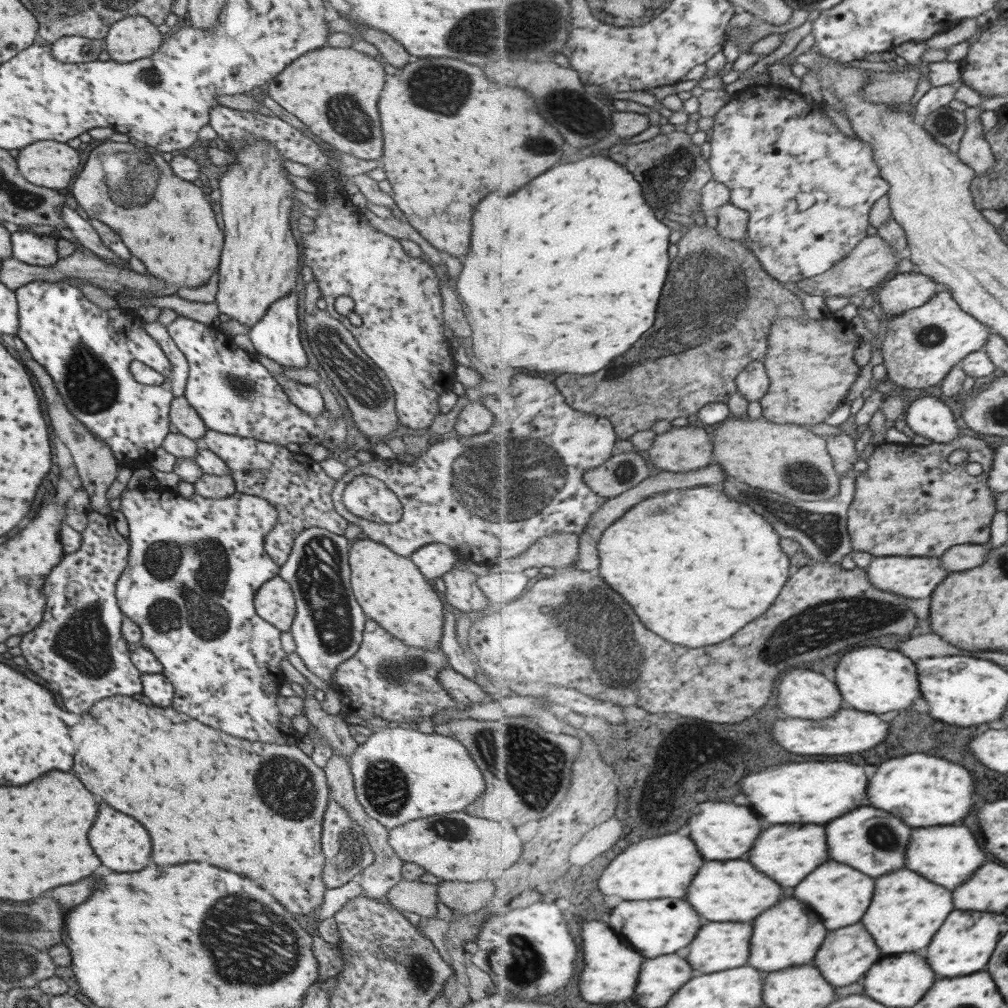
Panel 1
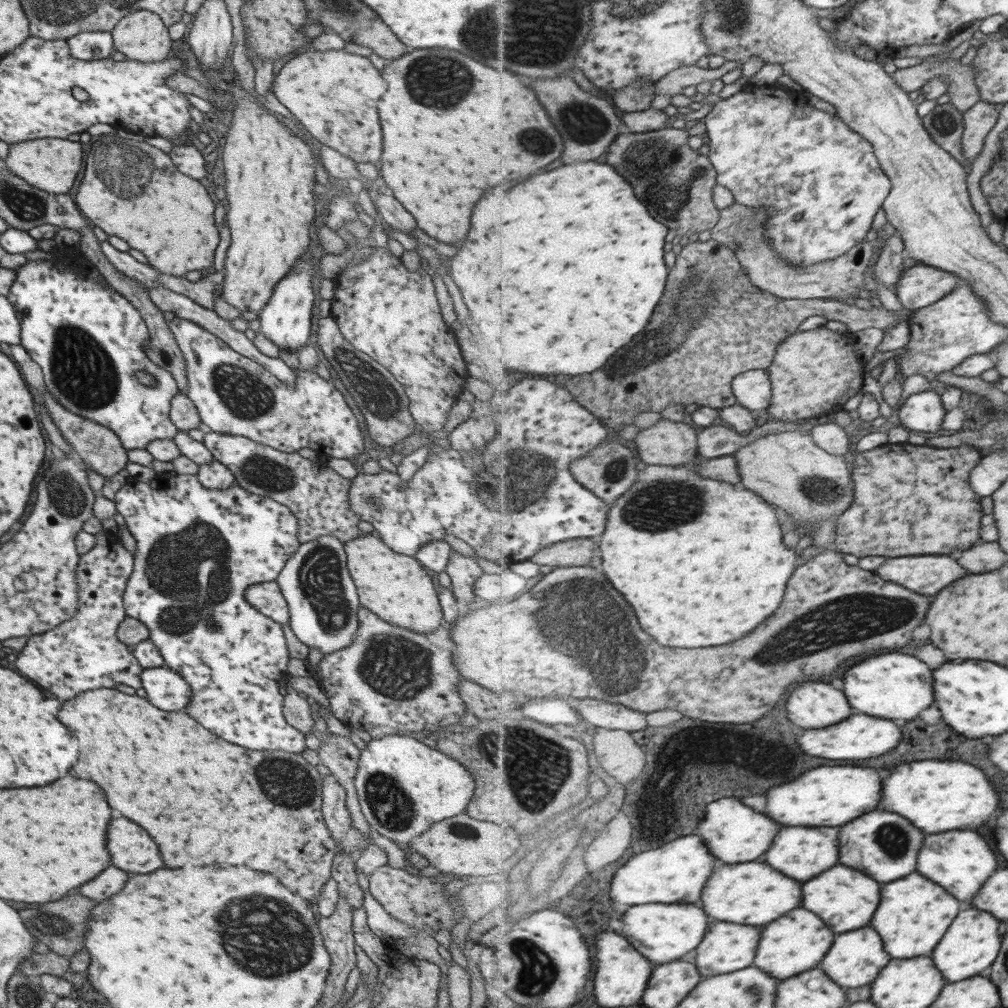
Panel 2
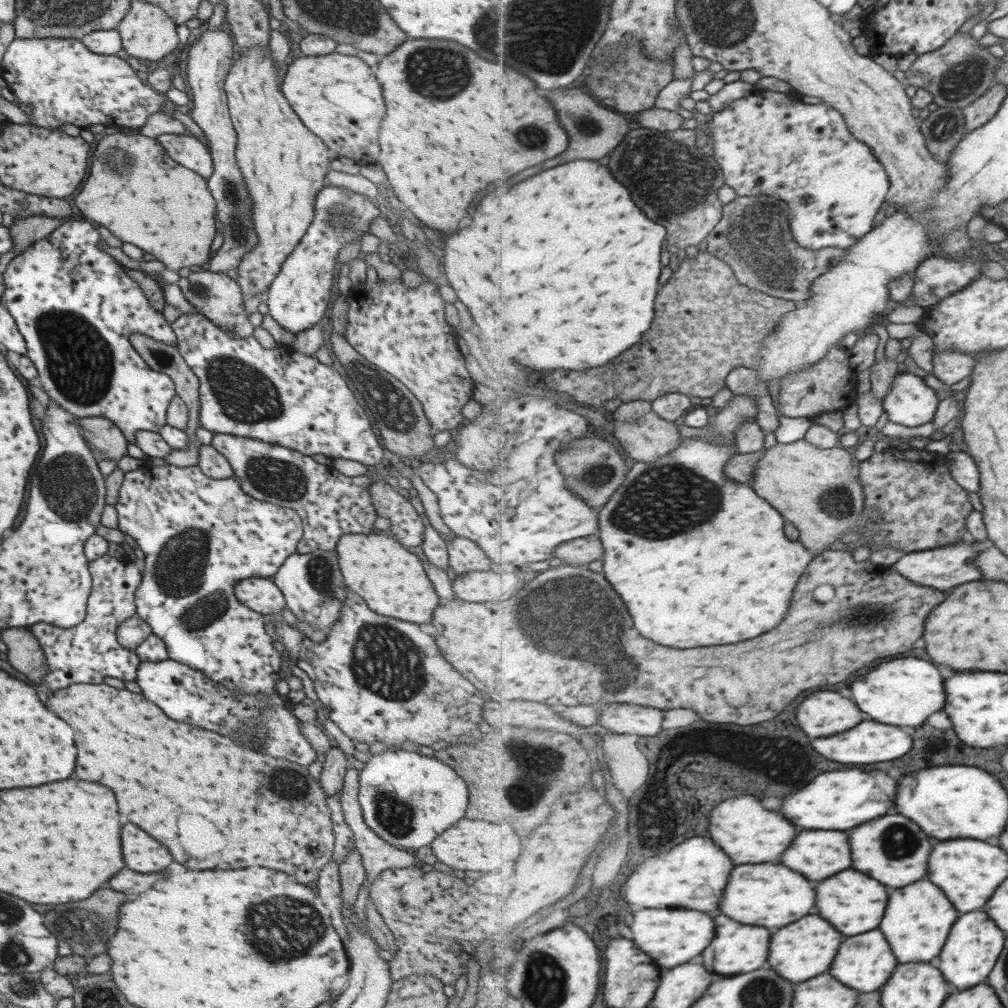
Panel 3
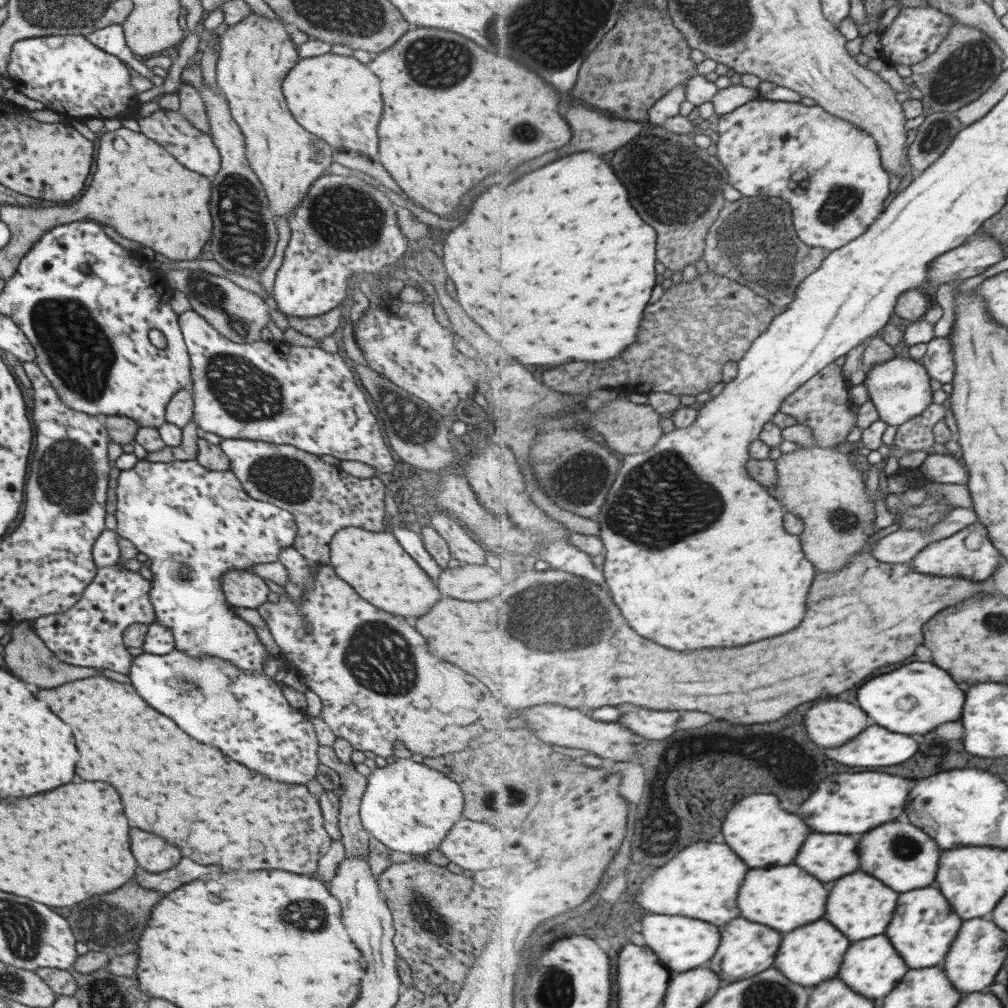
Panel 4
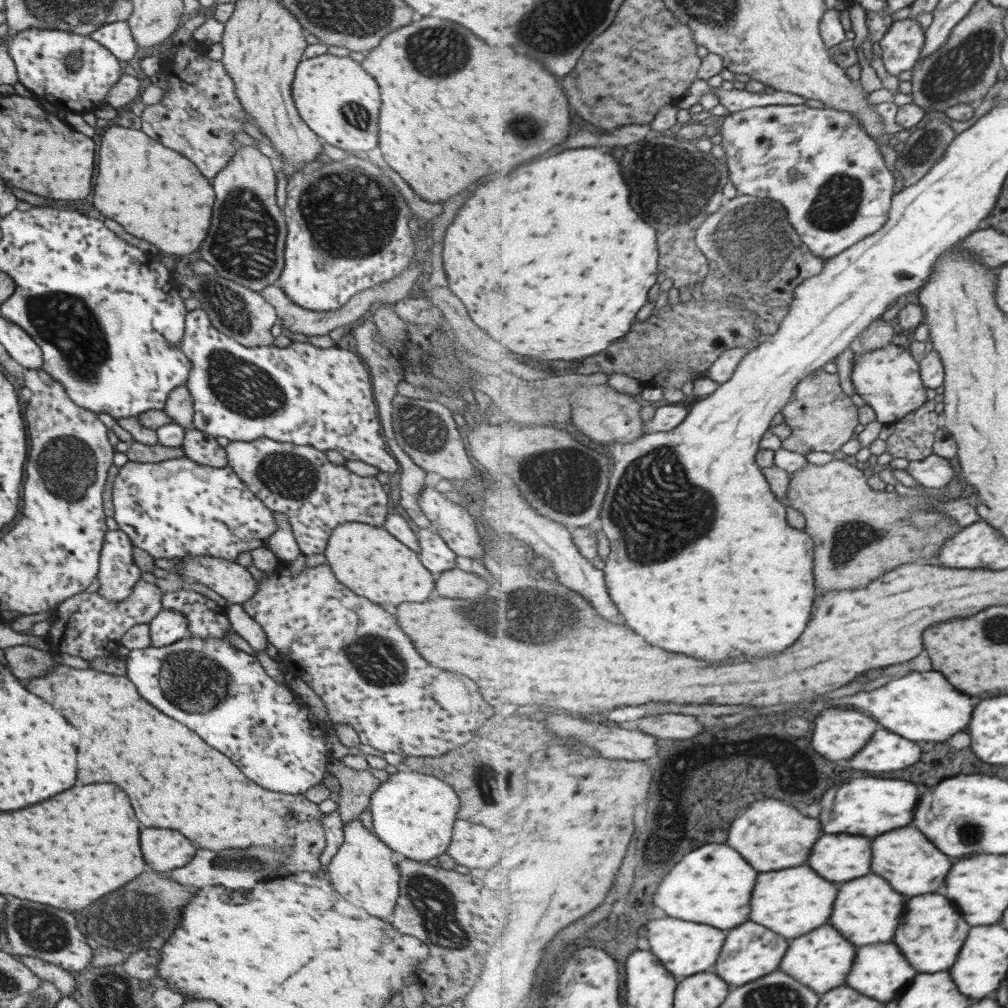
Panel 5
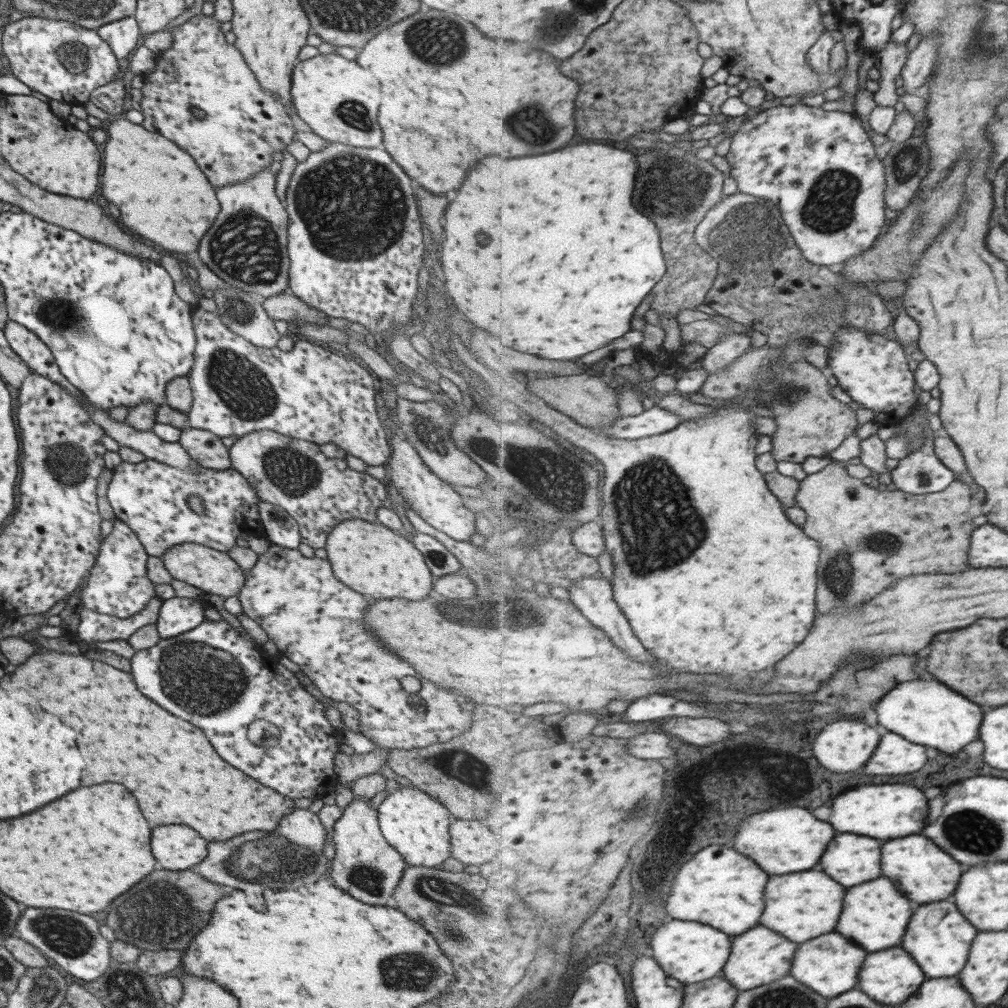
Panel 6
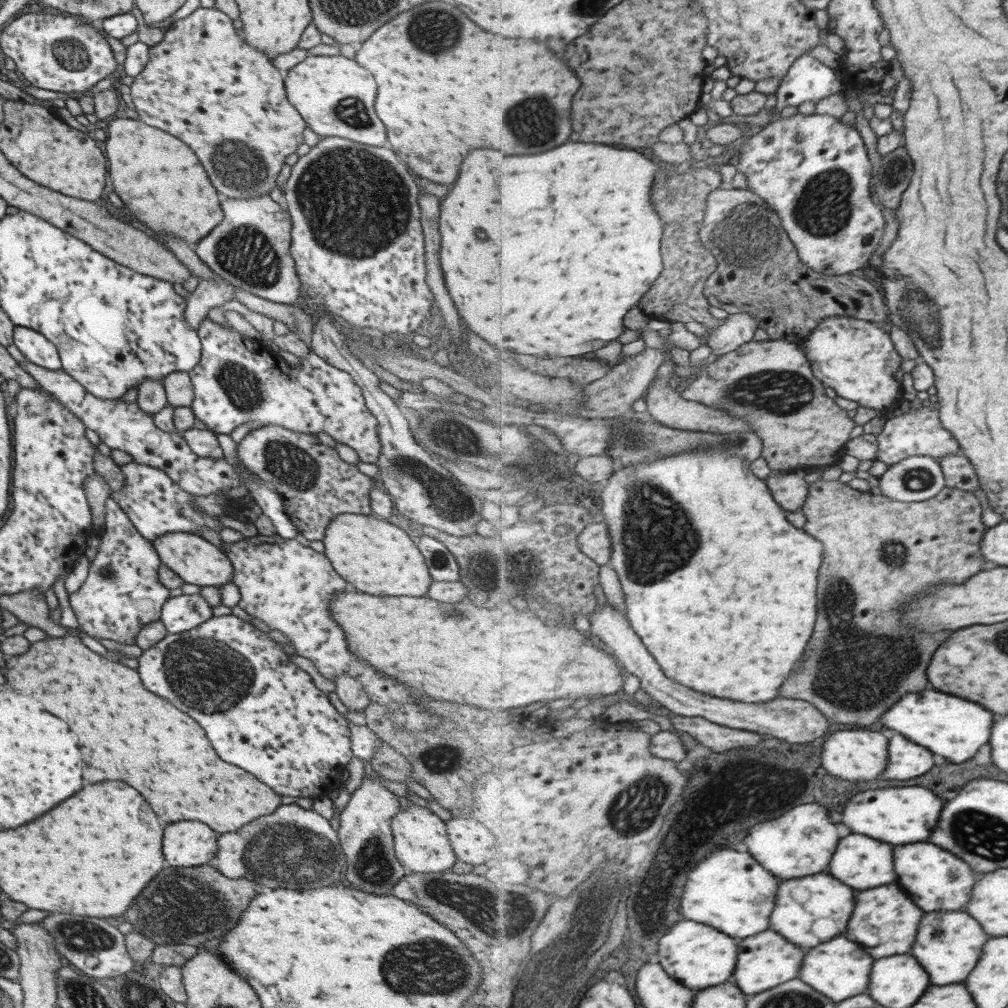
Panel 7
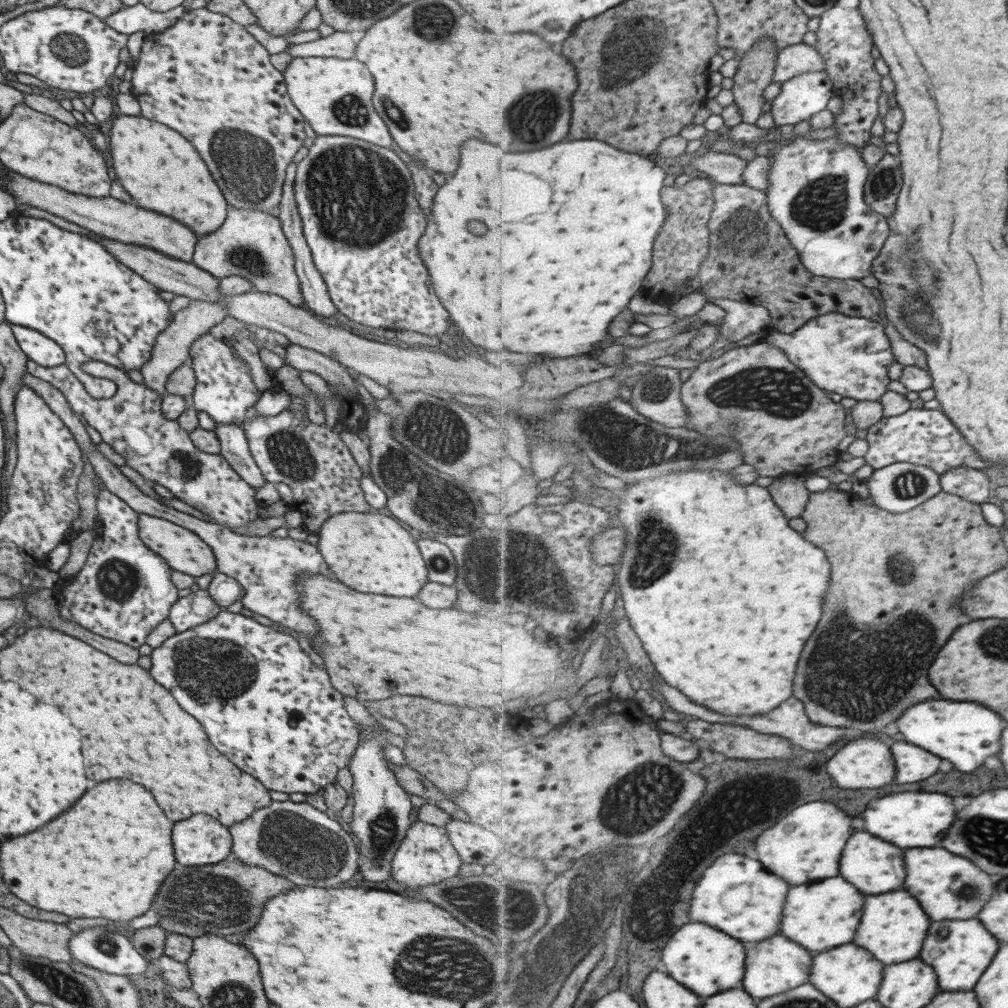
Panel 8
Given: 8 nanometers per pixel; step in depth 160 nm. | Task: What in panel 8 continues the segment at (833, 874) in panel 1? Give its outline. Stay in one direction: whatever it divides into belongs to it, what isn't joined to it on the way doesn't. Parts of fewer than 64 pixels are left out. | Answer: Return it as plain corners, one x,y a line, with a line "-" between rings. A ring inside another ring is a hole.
889,892
879,896
867,896
861,930
857,932
855,944
875,952
877,958
881,958
881,962
885,964
907,962
907,960
919,958
929,928
931,928
929,916
921,908
919,900
913,898
909,892

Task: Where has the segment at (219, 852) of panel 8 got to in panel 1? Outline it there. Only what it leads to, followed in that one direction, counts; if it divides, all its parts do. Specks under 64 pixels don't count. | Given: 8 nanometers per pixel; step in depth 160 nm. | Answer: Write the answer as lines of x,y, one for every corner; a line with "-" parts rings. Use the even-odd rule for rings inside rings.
99,804
99,812
97,818
87,834
89,844
95,852
95,856
101,860
103,866
111,868
111,870
121,870
121,872
133,872
133,870
141,870
147,866
147,858
151,852
151,840
147,836
147,832
141,828
139,822
135,822
133,818
115,812
113,808
109,808
107,804

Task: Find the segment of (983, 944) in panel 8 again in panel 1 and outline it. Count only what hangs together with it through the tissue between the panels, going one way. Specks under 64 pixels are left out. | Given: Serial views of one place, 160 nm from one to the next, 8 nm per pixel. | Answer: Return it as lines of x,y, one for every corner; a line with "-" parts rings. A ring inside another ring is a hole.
899,870
877,880
877,894
863,924
877,938
877,944
885,954
917,952
927,948
949,914
955,910
953,892
945,886
937,886
913,870

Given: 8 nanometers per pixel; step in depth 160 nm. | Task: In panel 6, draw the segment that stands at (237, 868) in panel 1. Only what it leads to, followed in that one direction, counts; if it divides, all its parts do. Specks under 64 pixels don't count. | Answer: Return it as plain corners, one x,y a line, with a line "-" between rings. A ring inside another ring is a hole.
42,649
27,660
27,668
17,670
9,676
11,684
29,692
43,710
49,710
63,718
71,730
75,730
75,742
85,762
83,784
99,782
121,782
137,800
139,810
151,826
185,824
193,828
203,840
229,840
237,834
251,831
272,831
276,824
296,809
293,799
281,795
269,787
259,785
249,776
241,774
233,766
225,764
209,746
207,738
157,704
149,702
134,683
130,672
115,669
107,661
86,658
83,654
73,655

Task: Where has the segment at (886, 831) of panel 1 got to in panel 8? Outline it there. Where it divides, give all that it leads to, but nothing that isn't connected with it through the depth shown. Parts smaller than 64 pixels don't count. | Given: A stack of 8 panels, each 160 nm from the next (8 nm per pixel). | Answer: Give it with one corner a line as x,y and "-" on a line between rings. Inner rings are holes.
915,848
907,850
905,864
909,870
909,878
905,888
919,898
921,906
933,920
961,920
975,918
983,910
983,906
993,896
995,882
987,872
975,866
971,860
951,854
945,848

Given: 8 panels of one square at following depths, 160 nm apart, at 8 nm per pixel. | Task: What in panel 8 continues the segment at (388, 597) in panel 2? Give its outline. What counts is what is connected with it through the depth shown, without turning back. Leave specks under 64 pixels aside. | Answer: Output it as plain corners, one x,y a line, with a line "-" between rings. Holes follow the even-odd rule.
374,511
338,513
327,518
318,532
317,548
329,570
345,586
367,594
415,596
427,582
425,563
411,536
387,516

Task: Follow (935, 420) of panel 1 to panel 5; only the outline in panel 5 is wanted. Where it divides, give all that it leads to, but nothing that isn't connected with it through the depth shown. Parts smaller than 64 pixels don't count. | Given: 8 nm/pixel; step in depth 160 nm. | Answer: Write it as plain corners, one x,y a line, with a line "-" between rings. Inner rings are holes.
890,344
863,356
857,355
852,381
856,393
874,408
878,422
882,424
896,424
927,402
927,386
921,378
919,359
898,345

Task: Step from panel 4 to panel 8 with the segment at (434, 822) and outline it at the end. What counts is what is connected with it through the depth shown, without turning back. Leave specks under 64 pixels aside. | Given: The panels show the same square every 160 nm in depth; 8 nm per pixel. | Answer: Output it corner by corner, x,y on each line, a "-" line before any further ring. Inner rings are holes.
417,819
412,821
394,852
390,862
390,876
405,886
429,886
453,878
461,866
461,860
447,838
444,827
423,823

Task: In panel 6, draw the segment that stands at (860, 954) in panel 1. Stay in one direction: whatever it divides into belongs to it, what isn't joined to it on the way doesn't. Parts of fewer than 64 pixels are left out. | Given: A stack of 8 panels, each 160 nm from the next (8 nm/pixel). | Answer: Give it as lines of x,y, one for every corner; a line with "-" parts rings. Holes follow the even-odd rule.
893,948
893,950
869,954
869,958
865,960
865,970
861,970
859,988
865,990
865,994
869,994
877,1002
883,1002
889,1006
899,1006
899,1004
907,1002
921,988
921,984
925,980
927,980
927,976
923,974
921,966
909,956
909,952
903,948

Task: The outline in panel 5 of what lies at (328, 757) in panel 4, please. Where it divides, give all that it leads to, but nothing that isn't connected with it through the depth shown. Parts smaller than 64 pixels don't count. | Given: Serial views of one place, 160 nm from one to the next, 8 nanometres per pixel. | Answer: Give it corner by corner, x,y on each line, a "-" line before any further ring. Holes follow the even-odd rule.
332,757
328,759
326,770
339,781
336,810
342,822
358,819
359,814
368,806
370,794
376,789
379,780
368,770
353,770

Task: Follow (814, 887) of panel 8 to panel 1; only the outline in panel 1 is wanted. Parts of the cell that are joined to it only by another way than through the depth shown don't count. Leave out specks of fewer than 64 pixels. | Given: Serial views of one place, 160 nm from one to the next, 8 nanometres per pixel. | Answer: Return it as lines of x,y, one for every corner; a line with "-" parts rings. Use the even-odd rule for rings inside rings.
733,860
733,862
705,862
705,866
697,874
697,878
693,880
693,886
689,888
687,902
693,904
695,910
703,918
713,920
713,922
751,922
759,914
763,914
765,910
769,910
771,906
781,902
785,896
787,896
787,890
781,884
777,884
773,878
765,876
763,872
759,872
751,862

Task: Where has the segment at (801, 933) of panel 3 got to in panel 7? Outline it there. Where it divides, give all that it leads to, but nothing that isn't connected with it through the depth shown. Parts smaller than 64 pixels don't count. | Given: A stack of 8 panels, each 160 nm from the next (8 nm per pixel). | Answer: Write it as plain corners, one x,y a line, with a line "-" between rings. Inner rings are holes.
833,938
833,942
825,942
817,948
813,948
805,956
805,966
801,968
801,980
809,982
817,992
833,998
835,1002
843,1002
851,996
863,994
869,988
869,976
873,970
875,958
863,952
865,948
857,942
851,942
847,938

